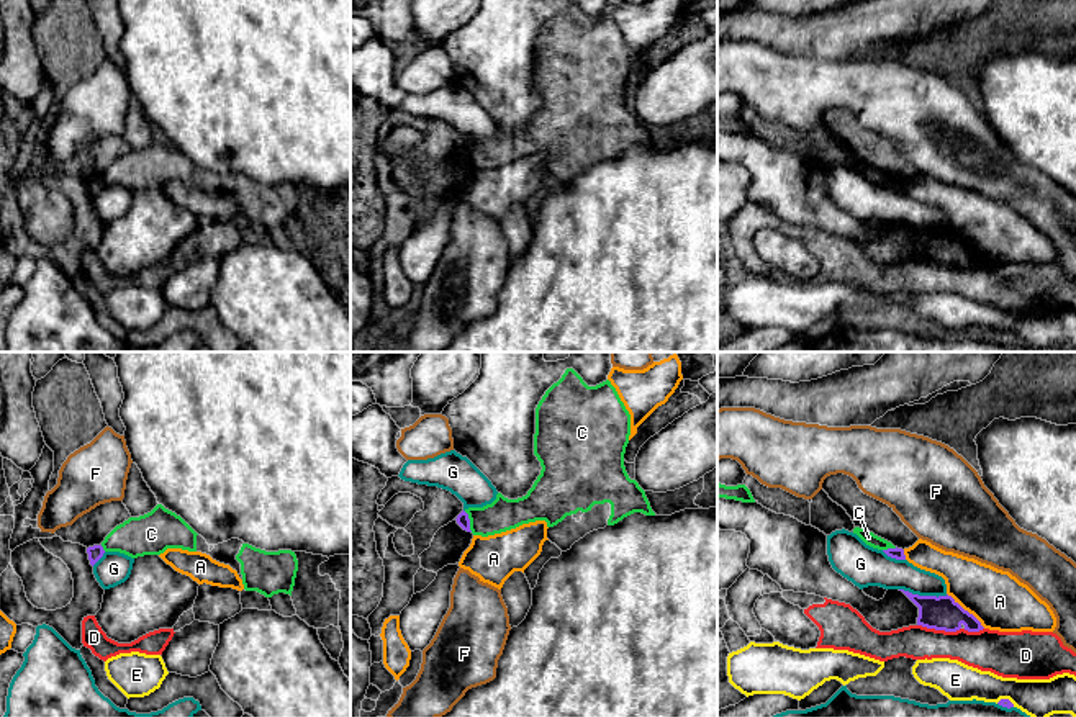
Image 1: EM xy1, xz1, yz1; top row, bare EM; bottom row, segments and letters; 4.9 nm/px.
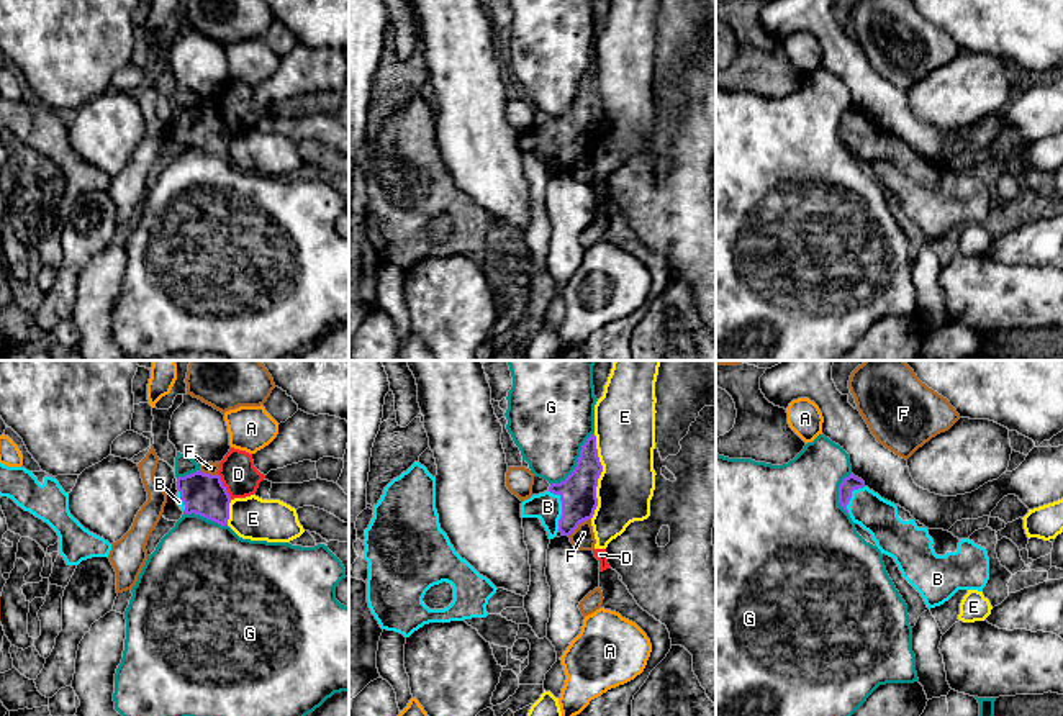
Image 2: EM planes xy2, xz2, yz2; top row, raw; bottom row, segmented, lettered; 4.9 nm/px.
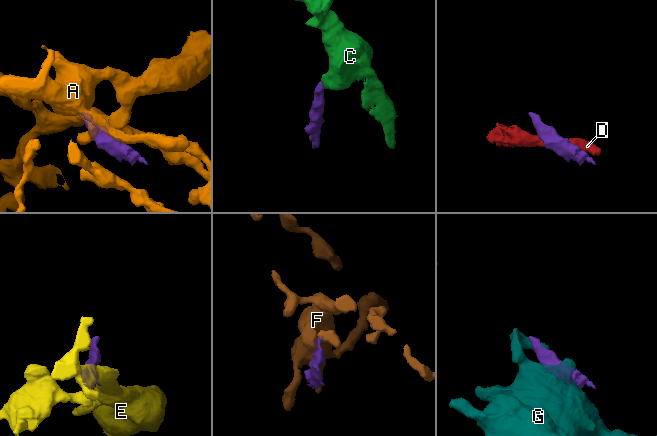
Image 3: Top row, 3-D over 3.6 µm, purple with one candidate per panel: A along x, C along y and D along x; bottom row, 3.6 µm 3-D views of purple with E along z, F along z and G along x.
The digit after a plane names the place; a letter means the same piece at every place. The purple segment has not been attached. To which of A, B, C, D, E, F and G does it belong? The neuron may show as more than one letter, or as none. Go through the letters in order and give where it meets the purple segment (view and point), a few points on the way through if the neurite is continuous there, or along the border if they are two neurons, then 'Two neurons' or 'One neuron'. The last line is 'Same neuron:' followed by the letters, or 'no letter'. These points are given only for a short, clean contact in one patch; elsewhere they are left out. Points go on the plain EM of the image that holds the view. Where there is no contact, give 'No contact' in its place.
A: Touches purple at yz1 (967, 244). Two neurons
B: Touches purple at xz2 (562, 141). Path across: xz2 (577, 125), (562, 141), (547, 140). One neuron
C: Touches purple at xz1 (469, 154). Boundary: xz1 (464, 144), (472, 164). Two neurons
D: Touches purple at yz1 (939, 262). Two neurons
E: Touches purple at xz2 (600, 107). Two neurons
F: Touches purple at xz2 (578, 156). Boundary: xz2 (590, 151), (583, 153), (569, 169). Two neurons
G: Touches purple at xz2 (577, 95). Two neurons
Same neuron: B

